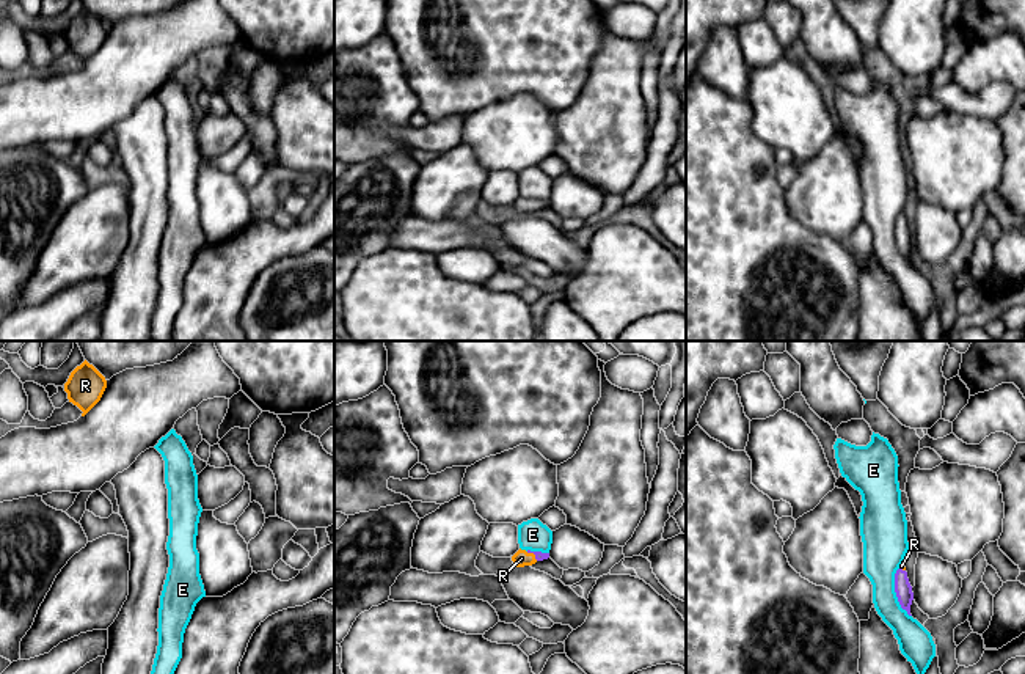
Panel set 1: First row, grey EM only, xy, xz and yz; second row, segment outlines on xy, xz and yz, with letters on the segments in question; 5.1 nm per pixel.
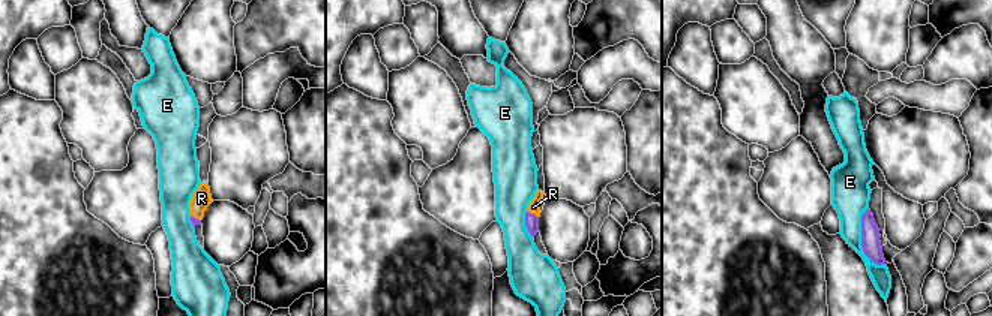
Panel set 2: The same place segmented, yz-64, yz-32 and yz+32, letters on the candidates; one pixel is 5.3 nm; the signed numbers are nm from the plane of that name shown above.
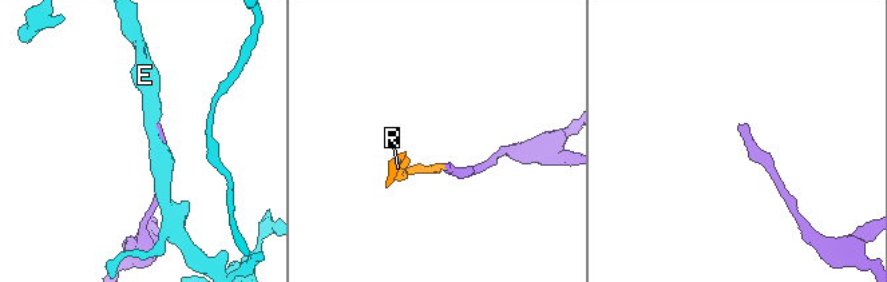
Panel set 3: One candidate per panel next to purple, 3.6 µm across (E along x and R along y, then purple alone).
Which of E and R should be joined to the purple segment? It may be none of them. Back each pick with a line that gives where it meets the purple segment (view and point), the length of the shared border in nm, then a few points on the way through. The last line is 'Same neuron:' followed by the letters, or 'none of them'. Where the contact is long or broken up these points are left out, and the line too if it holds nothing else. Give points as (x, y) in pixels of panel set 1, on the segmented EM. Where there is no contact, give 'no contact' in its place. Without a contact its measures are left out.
R: meets purple in xz at (532, 552); contact 80 nm long; runs through xz (539, 555), (532, 552), (521, 558)
Same neuron: R

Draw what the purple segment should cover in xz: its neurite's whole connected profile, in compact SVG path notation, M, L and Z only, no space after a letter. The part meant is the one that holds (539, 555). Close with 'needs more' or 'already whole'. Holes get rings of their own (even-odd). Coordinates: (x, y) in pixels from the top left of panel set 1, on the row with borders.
M518 550L513 556L512 561L515 567L524 567L524 566L532 566L537 561L548 559L549 553L542 553L542 551L531 551L531 550Z | needs more

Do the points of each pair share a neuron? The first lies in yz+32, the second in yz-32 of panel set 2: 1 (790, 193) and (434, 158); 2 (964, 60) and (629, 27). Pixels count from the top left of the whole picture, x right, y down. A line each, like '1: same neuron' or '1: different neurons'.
1: different neurons
2: different neurons

